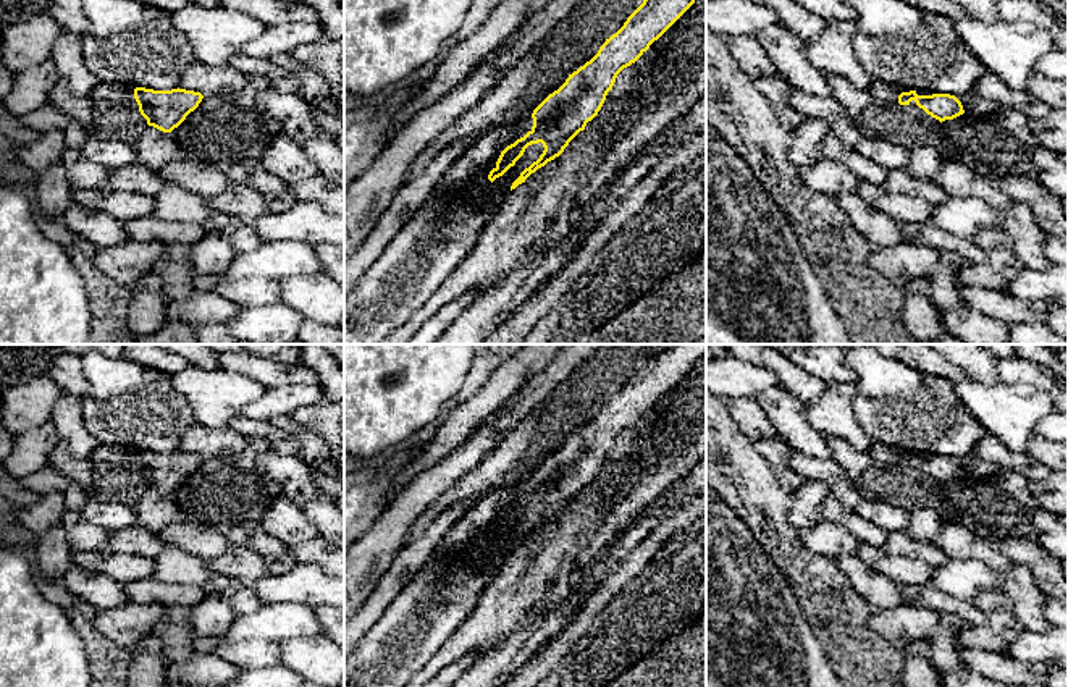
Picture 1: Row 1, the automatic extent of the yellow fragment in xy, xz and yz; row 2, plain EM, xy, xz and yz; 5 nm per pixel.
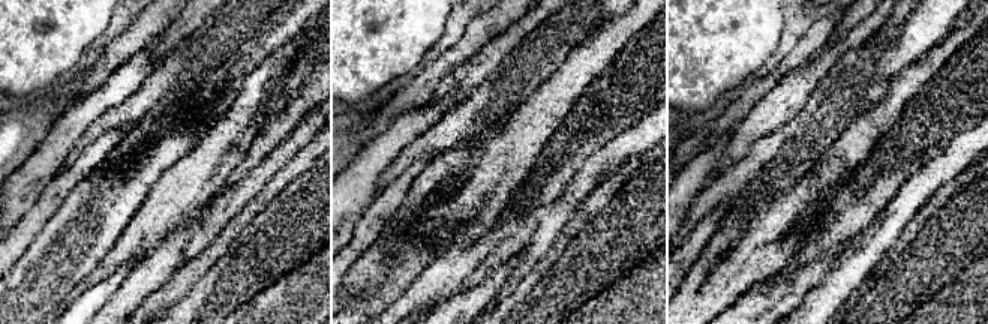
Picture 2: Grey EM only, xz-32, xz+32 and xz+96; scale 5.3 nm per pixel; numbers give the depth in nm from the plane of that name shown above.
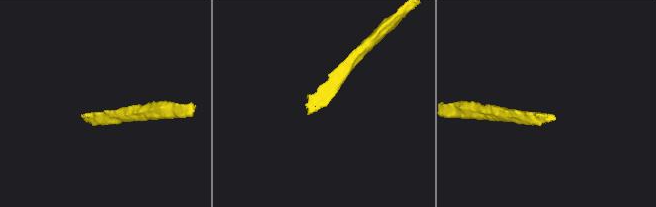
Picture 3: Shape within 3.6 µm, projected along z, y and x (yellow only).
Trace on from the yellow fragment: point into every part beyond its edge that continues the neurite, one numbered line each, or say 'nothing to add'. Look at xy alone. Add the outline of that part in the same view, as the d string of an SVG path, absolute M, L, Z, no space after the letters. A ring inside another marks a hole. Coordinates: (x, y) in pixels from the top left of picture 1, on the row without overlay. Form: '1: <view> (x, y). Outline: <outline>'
1: xy (113, 455). Outline: M99 445L87 459L97 464L110 464L116 467L126 467L129 470L139 470L134 461L134 451L134 448L118 445Z

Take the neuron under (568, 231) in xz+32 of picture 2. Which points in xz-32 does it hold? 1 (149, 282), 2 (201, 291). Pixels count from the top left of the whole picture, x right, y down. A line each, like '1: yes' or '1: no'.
1: no
2: no

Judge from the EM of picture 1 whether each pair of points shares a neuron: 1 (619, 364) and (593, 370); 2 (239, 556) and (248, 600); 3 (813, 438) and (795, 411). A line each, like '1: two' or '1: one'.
1: one
2: one
3: one

